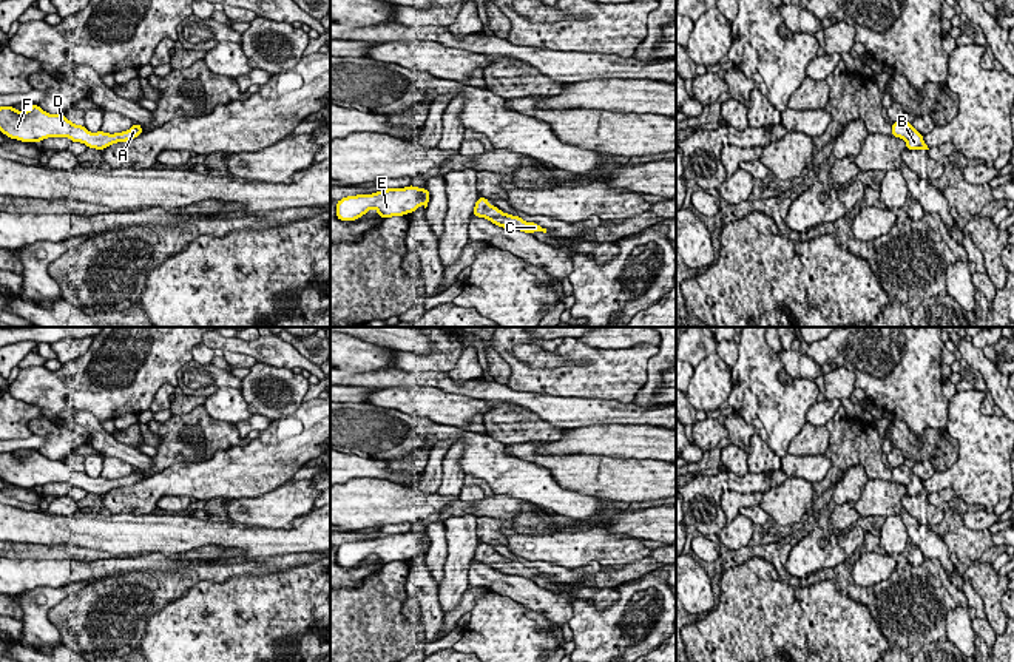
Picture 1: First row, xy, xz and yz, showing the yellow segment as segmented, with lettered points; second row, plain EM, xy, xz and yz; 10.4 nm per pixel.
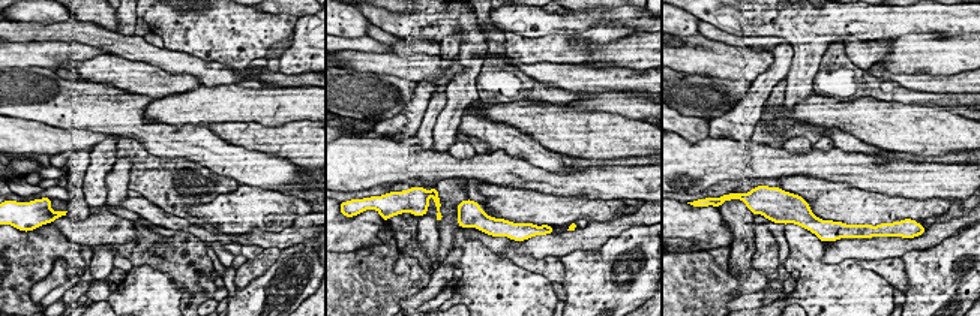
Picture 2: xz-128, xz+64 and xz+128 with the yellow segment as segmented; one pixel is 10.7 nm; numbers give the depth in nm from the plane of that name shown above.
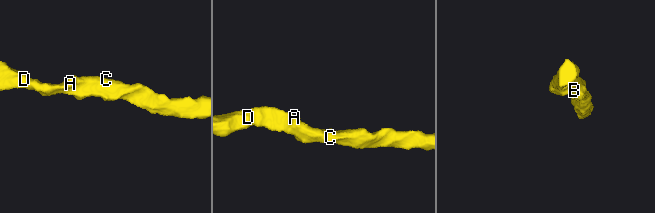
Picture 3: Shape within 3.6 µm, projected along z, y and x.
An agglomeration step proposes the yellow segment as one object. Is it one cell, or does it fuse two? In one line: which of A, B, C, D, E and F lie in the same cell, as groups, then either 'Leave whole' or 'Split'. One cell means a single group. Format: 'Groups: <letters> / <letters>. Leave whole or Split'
Groups: A B C D E F. Leave whole

